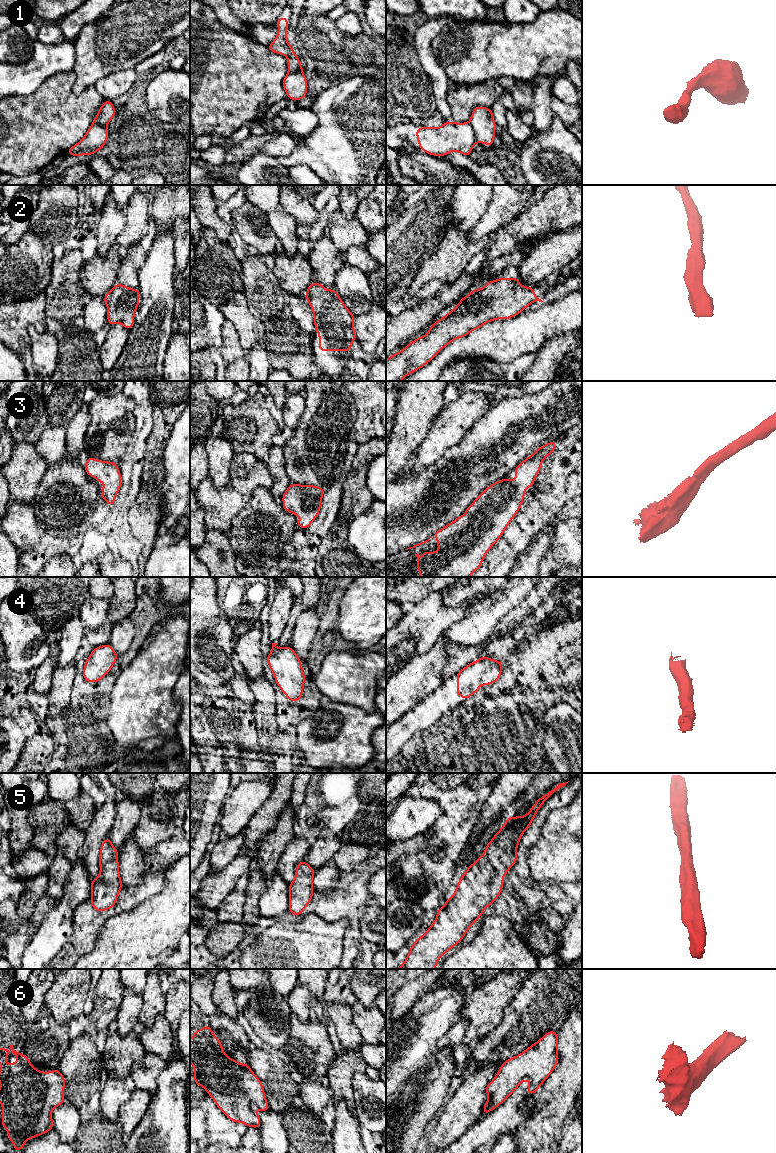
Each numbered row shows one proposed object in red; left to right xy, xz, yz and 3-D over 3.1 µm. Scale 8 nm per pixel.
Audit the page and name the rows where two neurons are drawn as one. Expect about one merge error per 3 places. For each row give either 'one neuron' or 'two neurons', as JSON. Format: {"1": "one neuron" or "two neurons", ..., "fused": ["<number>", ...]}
{"1": "two neurons", "2": "one neuron", "3": "one neuron", "4": "one neuron", "5": "one neuron", "6": "one neuron", "fused": ["1"]}

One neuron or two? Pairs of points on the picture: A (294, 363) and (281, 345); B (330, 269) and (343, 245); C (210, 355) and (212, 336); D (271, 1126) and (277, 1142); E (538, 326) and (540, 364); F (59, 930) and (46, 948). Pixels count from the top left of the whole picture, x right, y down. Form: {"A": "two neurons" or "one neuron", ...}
{"A": "one neuron", "B": "two neurons", "C": "one neuron", "D": "one neuron", "E": "two neurons", "F": "one neuron"}

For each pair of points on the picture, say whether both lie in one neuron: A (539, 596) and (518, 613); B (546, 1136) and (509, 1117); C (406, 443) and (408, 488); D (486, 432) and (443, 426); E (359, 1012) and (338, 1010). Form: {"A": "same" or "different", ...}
{"A": "same", "B": "different", "C": "different", "D": "different", "E": "different"}

